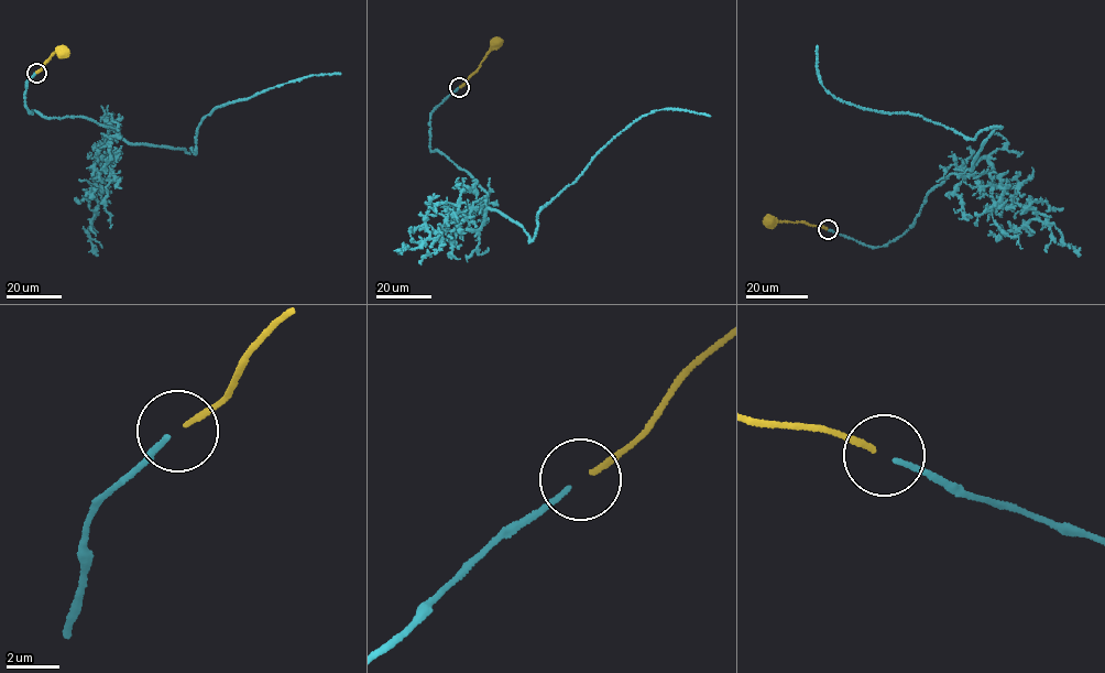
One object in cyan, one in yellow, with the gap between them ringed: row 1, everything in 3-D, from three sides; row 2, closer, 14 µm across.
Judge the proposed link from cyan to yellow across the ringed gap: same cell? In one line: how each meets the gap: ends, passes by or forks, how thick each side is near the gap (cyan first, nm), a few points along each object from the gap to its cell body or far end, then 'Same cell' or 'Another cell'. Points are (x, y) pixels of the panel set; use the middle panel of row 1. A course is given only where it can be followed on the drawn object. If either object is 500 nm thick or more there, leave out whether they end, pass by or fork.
At the ring cyan ends. At the ring yellow ends. Thickness 200 nm (cyan) against 200 nm. Course of cyan: (458, 87), (429, 116), (430, 150), (529, 241), (540, 208), (630, 125), (666, 108), (710, 116). Course of yellow: (460, 87), (496, 44). Same cell

